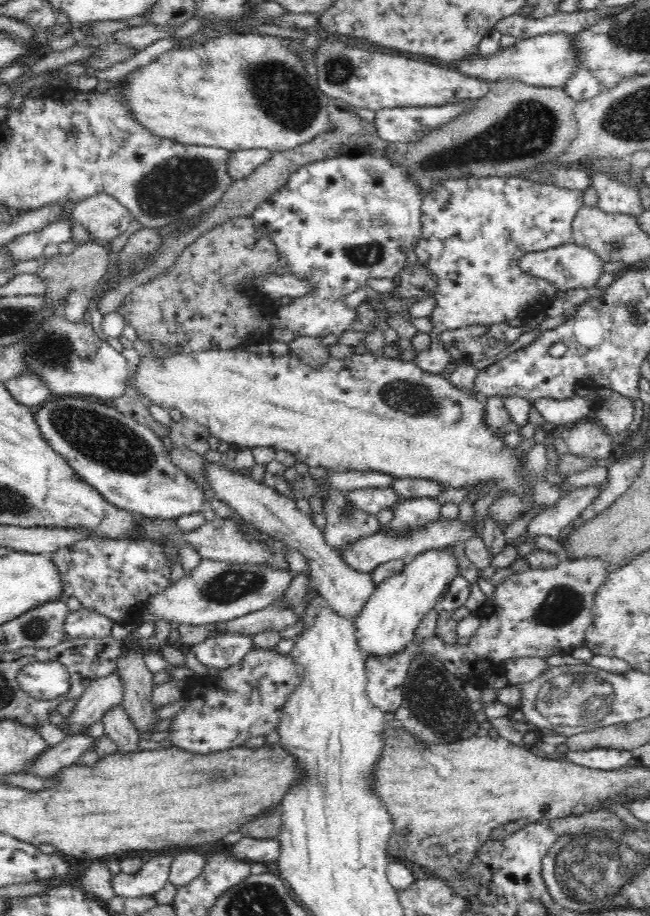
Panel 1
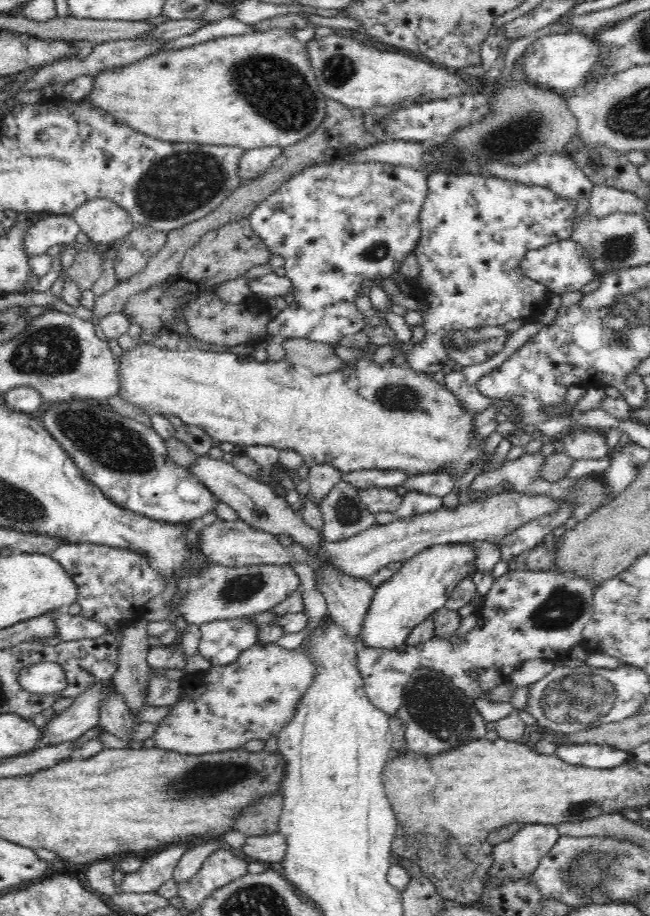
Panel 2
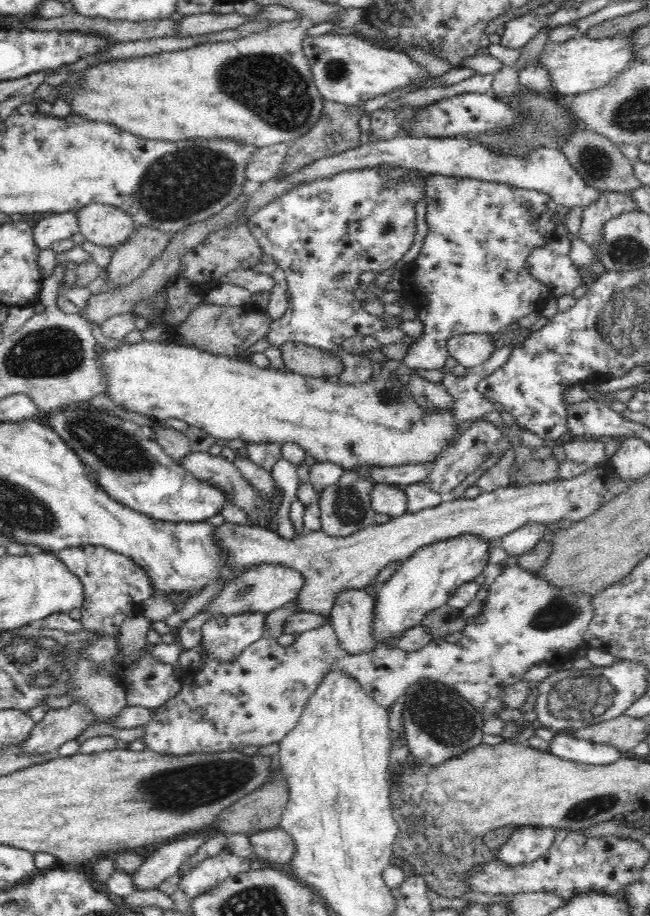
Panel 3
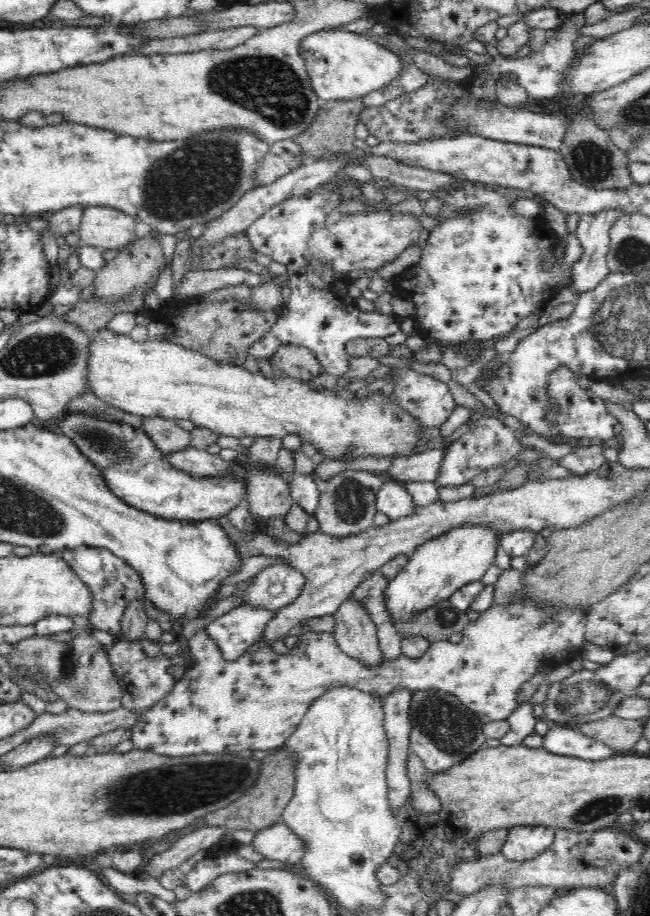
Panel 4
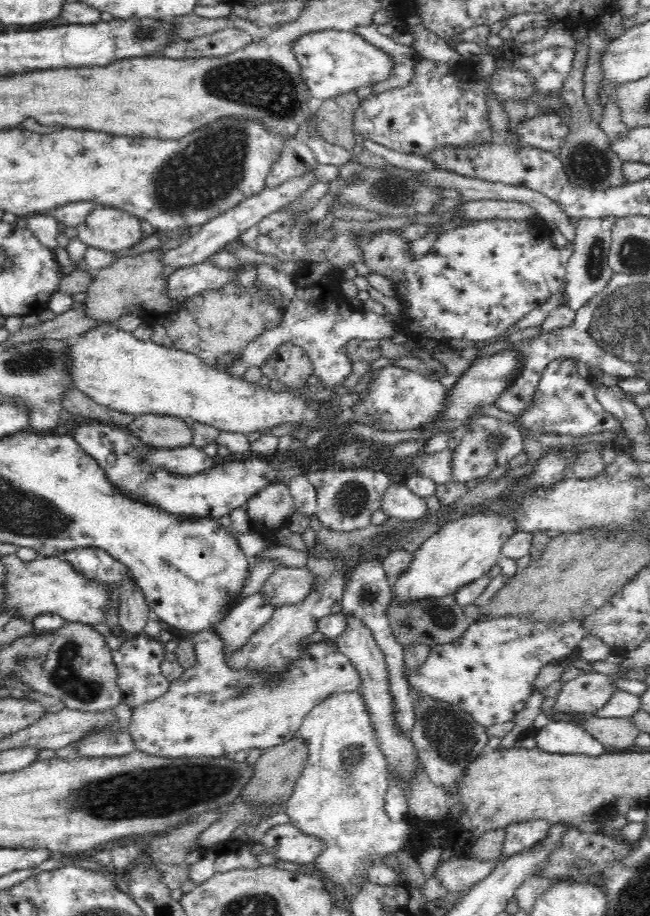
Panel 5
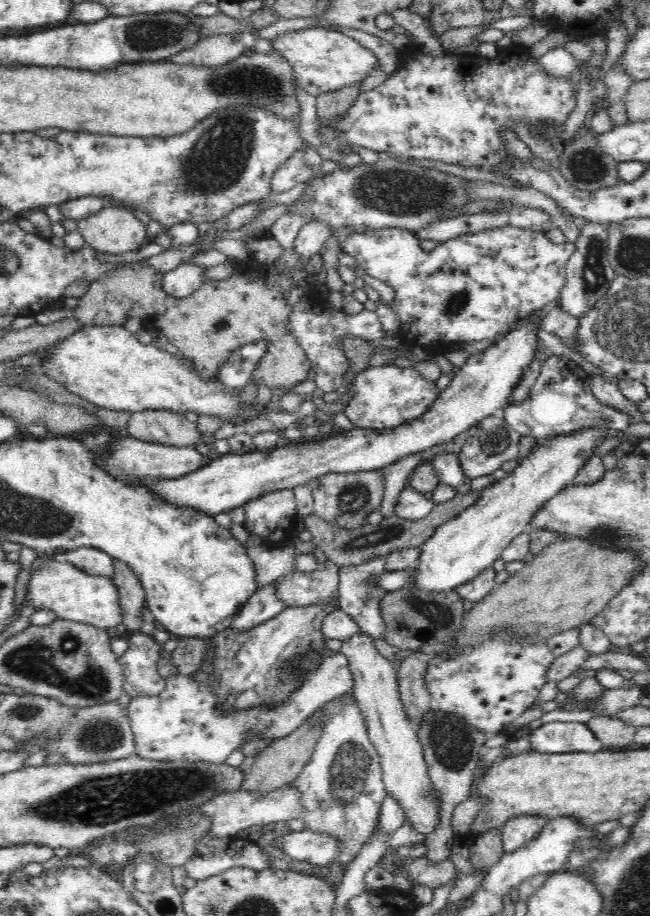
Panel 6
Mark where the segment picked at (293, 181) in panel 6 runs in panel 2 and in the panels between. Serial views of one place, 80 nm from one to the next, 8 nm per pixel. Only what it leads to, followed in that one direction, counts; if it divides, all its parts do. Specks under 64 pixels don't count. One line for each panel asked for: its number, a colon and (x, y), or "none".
2: (255, 162)
3: (266, 162)
4: (284, 156)
5: (297, 159)

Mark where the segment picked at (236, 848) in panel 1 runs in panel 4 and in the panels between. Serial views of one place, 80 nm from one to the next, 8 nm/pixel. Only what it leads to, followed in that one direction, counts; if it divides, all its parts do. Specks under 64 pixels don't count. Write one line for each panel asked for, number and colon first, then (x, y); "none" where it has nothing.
2: (267, 848)
3: (272, 845)
4: (277, 842)

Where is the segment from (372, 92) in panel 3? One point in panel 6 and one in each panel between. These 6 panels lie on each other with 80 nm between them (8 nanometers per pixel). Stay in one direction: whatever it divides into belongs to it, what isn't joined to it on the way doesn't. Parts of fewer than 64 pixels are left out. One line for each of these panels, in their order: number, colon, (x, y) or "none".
4: (343, 66)
5: (333, 62)
6: (322, 60)

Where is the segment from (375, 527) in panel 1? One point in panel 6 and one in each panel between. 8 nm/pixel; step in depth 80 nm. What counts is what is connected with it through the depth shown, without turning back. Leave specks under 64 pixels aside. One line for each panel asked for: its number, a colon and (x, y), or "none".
2: (344, 514)
3: (345, 508)
4: (347, 503)
5: (346, 499)
6: (345, 500)

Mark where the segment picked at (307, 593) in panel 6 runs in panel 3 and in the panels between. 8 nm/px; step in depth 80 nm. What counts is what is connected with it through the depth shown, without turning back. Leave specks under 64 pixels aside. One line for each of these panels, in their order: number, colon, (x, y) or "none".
3: (264, 588)
4: (276, 586)
5: (288, 585)

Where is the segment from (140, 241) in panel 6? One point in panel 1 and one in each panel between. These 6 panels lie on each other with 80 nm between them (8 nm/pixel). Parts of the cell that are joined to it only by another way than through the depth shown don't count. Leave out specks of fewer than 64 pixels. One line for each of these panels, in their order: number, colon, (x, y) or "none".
1: (105, 218)
2: (103, 221)
3: (104, 225)
4: (104, 228)
5: (109, 229)

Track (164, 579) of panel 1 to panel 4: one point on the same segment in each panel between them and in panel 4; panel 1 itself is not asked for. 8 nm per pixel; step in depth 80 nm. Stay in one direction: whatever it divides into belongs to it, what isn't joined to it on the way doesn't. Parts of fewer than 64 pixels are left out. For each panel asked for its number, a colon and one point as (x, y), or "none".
2: (113, 584)
3: (115, 586)
4: (114, 583)

